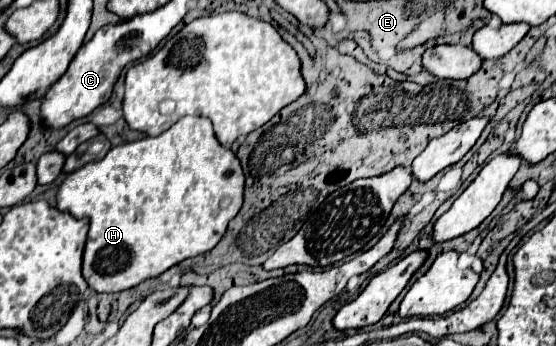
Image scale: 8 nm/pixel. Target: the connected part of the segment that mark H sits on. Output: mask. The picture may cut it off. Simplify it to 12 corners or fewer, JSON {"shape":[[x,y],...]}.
{"shape":[[183,116],[67,174],[83,278],[121,292],[215,248],[239,158]]}

